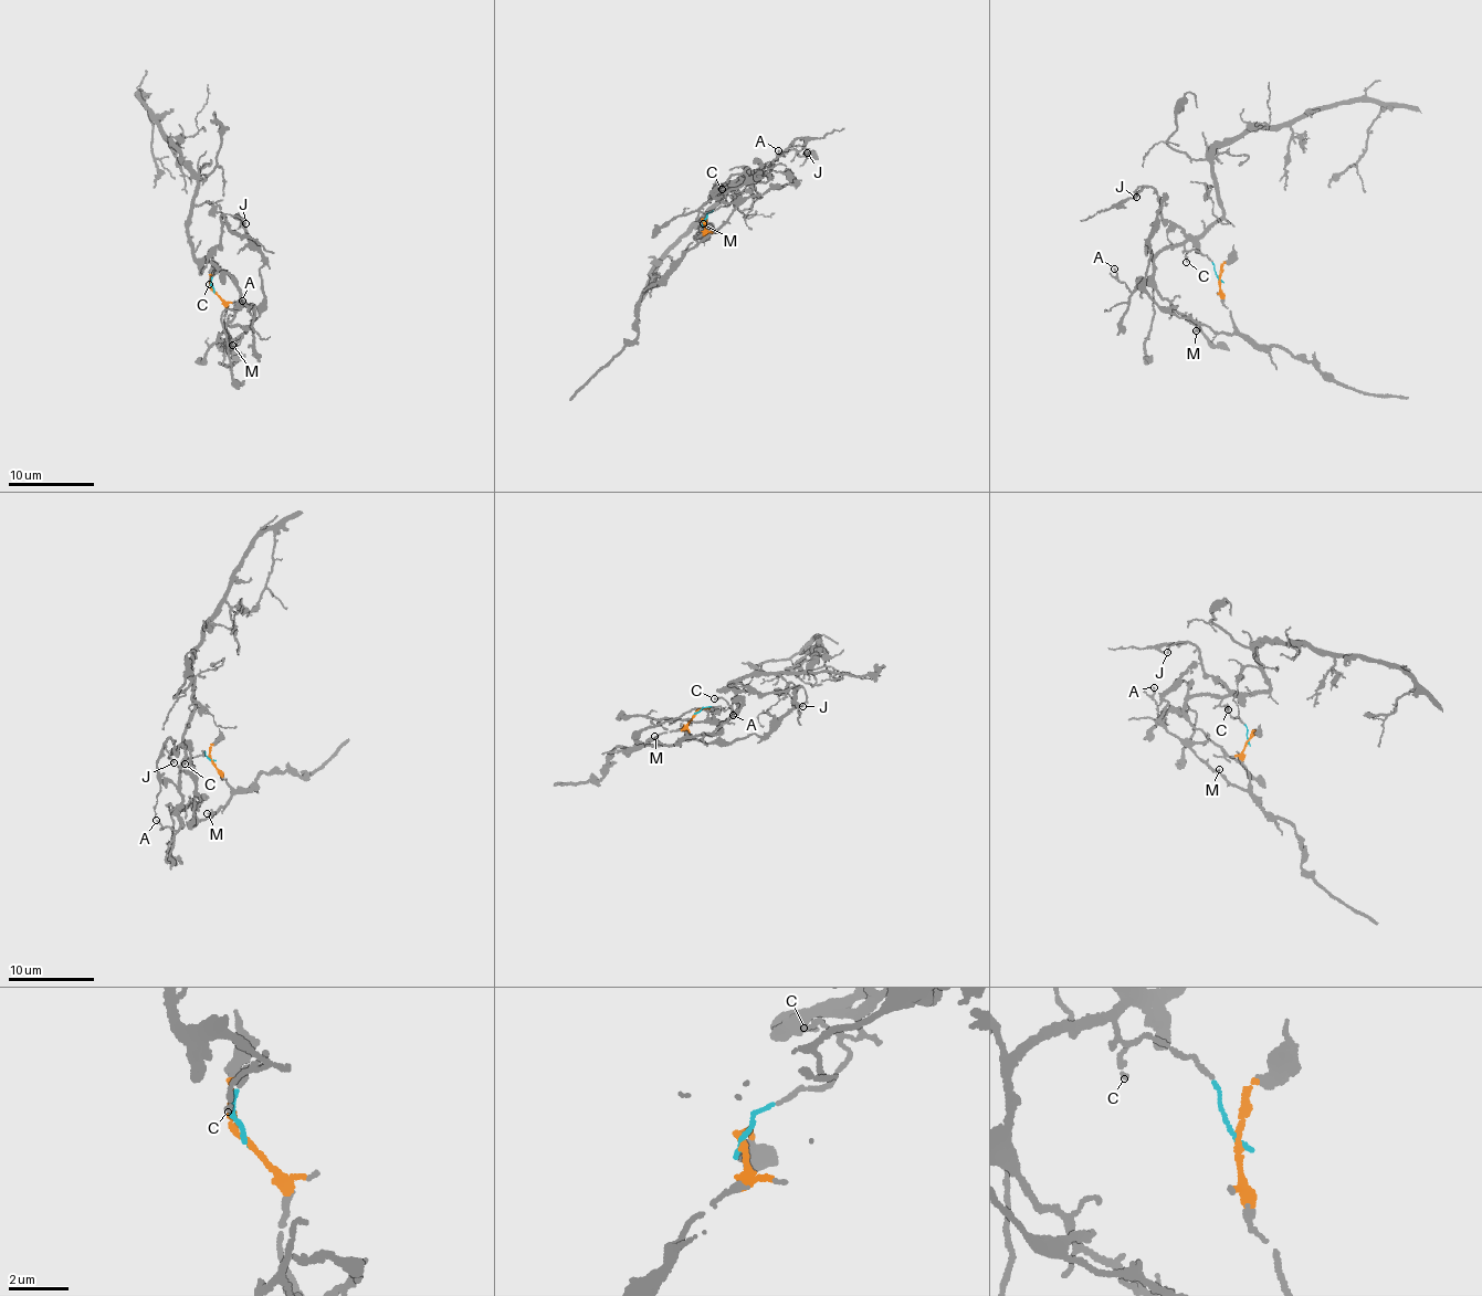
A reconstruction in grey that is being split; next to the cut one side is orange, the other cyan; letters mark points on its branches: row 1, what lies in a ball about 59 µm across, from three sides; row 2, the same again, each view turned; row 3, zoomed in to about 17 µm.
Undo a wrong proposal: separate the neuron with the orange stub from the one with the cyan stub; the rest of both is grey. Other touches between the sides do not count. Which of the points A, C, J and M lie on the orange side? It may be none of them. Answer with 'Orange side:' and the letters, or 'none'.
Orange side: M

